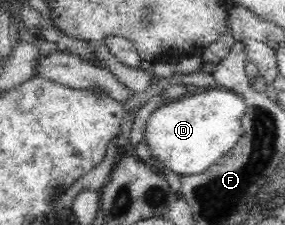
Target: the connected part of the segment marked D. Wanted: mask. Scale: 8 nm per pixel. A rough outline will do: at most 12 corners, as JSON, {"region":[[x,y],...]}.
{"region":[[214,86],[156,108],[145,140],[173,175],[236,146],[246,101]]}

